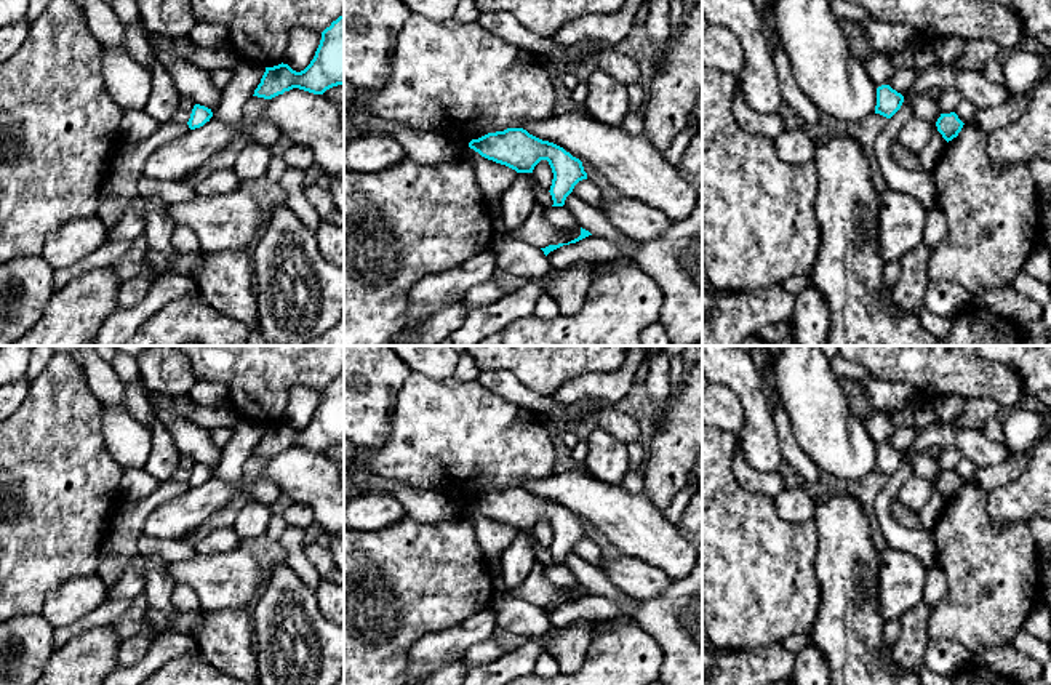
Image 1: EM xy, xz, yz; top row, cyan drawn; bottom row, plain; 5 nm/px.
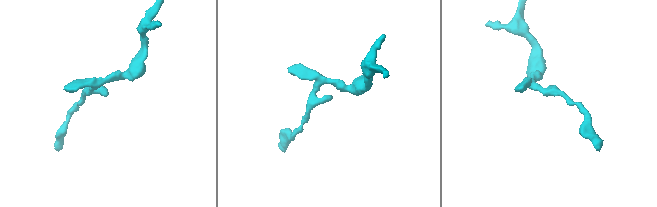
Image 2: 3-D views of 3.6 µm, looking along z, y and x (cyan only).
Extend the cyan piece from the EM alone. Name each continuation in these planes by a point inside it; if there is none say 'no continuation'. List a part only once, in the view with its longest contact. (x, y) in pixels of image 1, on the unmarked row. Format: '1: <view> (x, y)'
no continuation

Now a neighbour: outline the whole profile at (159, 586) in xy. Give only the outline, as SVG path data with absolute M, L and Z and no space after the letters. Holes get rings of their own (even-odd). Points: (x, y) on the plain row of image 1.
M142 555L147 562L146 599L147 605L162 611L171 623L173 631L190 635L202 623L203 611L179 611L171 605L174 581L166 571L166 563L160 555Z

